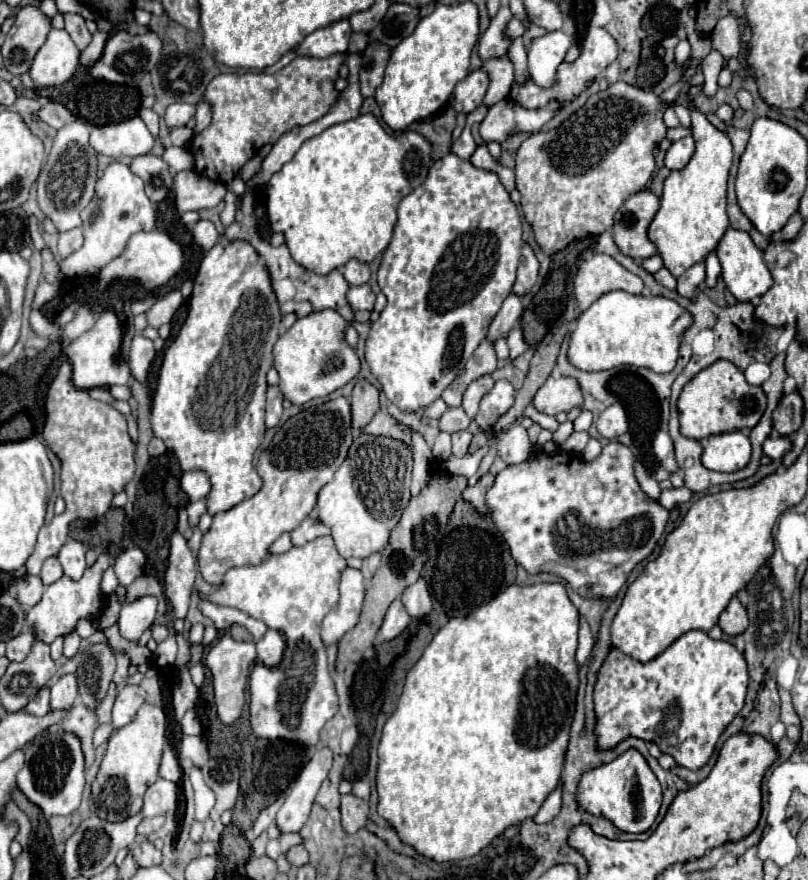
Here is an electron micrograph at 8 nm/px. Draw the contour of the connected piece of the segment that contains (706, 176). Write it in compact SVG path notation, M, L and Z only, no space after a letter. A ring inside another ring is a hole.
M694 107L690 109L690 113L692 137L696 141L694 155L684 169L672 171L664 181L662 203L648 229L648 237L658 247L658 255L664 259L664 267L674 277L680 277L696 261L702 261L710 251L716 251L720 237L728 229L726 187L734 149L730 137L714 127L706 115L702 115Z

